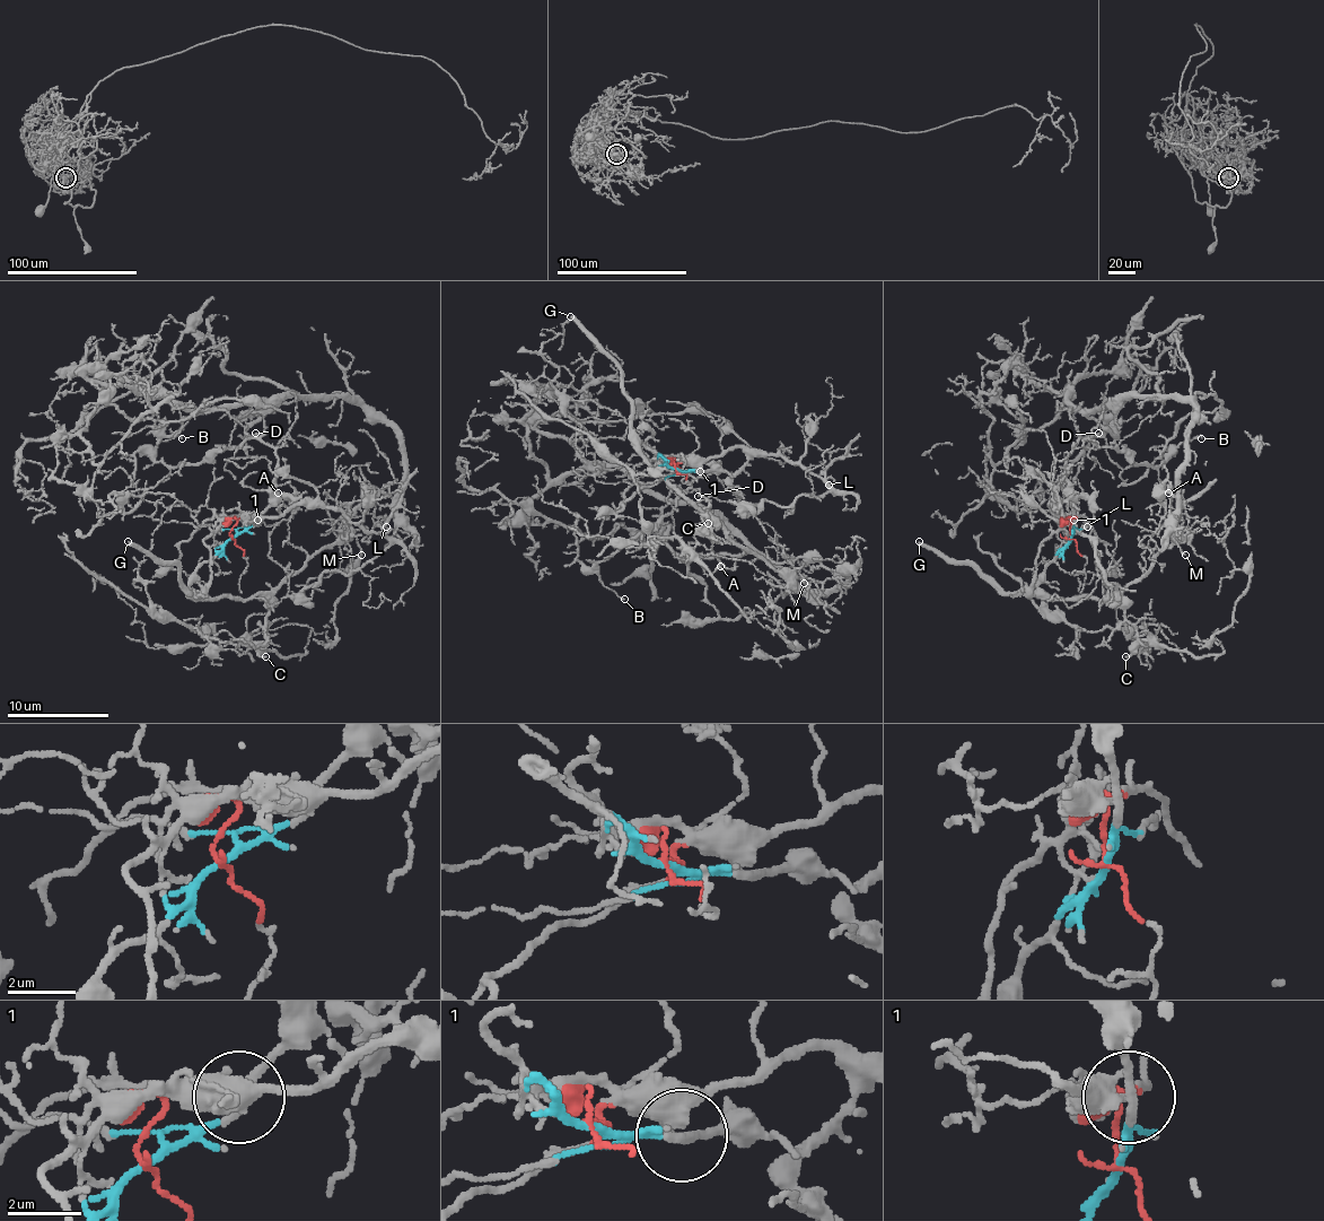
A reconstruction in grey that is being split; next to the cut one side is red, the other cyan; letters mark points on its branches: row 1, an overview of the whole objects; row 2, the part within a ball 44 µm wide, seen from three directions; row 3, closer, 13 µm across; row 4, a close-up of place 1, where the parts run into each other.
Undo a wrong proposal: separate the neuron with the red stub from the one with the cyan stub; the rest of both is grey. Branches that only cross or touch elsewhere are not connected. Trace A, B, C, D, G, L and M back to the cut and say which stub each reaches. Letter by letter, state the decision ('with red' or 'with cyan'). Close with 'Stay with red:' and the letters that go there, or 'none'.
A: with cyan
B: with cyan
C: with cyan
D: with cyan
G: with cyan
L: with red
M: with cyan
Stay with red: L

